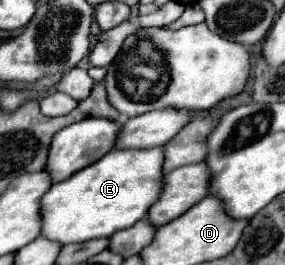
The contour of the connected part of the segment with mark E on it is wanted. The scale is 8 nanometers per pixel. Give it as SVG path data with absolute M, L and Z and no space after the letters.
M162 147L112 149L96 163L76 171L70 179L54 183L40 199L40 235L60 245L110 237L144 219L162 187Z

